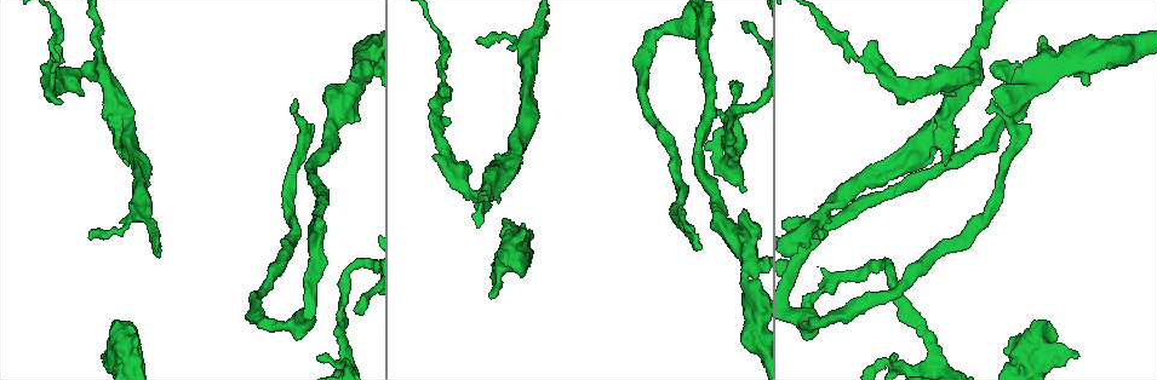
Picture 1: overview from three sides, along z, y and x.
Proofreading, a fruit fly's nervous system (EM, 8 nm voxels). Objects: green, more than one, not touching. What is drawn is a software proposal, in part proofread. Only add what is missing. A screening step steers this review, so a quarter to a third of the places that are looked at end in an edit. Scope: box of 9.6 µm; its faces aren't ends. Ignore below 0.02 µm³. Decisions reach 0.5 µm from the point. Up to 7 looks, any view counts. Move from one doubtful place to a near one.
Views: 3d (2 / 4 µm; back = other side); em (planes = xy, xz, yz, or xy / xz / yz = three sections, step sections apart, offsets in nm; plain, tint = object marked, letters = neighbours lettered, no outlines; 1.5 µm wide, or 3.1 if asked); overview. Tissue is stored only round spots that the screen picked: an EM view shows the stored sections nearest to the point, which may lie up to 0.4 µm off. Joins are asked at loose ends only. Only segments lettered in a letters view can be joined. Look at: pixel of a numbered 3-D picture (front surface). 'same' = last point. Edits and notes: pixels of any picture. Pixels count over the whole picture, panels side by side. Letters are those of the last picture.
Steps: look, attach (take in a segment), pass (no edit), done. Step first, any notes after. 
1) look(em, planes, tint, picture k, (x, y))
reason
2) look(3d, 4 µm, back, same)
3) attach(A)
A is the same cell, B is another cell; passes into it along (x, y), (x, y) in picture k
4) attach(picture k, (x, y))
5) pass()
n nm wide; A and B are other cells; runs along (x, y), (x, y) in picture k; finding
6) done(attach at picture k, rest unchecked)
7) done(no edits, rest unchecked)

look(3d, 2 µm, picture 1, (1078, 355))
free end

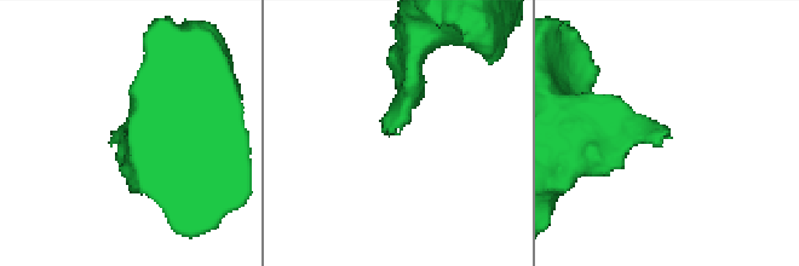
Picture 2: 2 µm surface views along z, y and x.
look(em, planes, letters, picture 2, (668, 138))

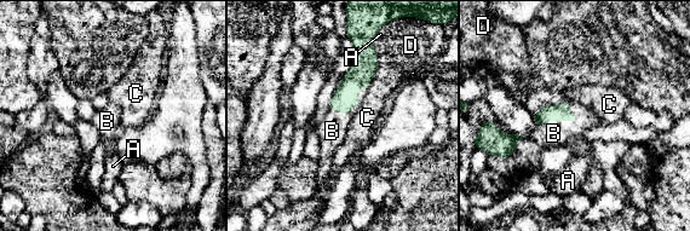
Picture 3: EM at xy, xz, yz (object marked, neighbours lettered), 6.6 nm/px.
attach(B)
B is the same cell, A, C and D are other cells; passes into it along (562, 111), (556, 120), (553, 133) in picture 3; the cell continues

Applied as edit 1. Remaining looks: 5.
look(3d, 2 µm, picture 1, (747, 23))
long arm stops here

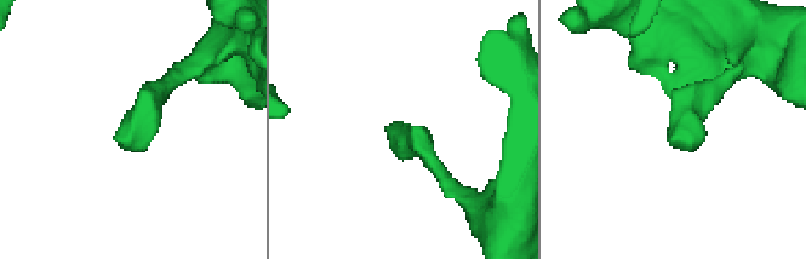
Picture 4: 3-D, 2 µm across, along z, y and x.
look(em, planes, letters, picture 4, (128, 145))

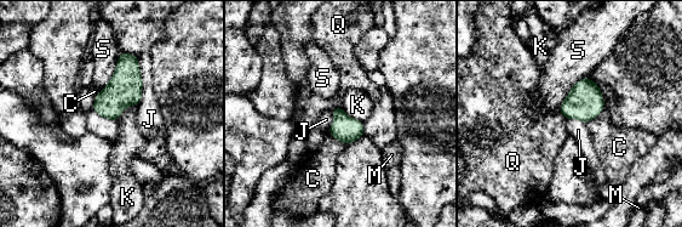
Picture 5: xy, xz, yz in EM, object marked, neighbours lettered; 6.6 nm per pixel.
pass()
C, J, K, M, Q and S are other cells; border along (138, 56), (142, 97), (137, 106) in picture 5; none of them fits

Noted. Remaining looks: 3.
look(3d, 4 µm, picture 1, (807, 246))
branch stops here

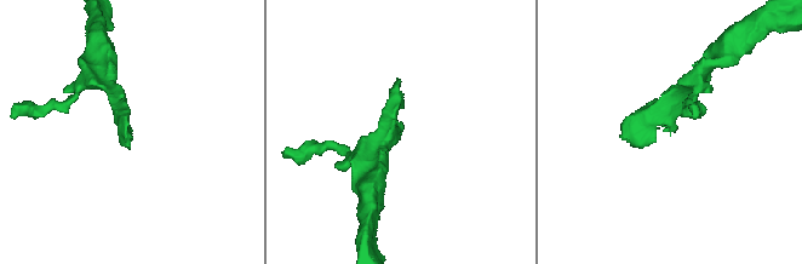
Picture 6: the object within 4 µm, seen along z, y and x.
look(em, xy, step 4, letters, picture 6, (401, 129))
shape alone is not enough

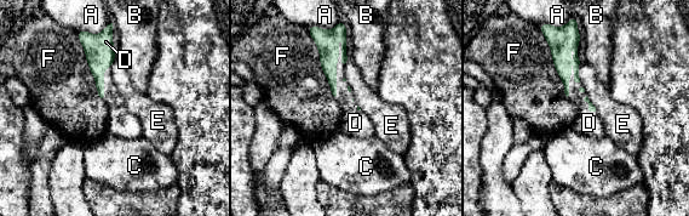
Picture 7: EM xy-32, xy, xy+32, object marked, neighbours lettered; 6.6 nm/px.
look(em, yz, step 8, letters, same)

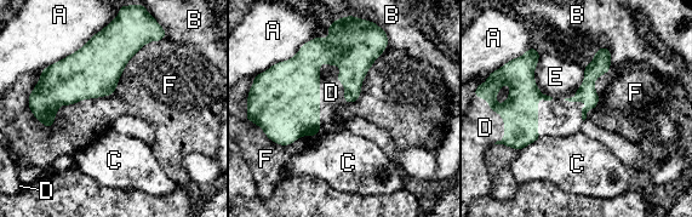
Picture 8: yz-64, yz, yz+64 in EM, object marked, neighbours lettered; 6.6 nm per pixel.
attach(D)
F touches over 1000 nm; D is the same cell, A, B, C, E and F are other cells; passes into it along (284, 101), (319, 91), (331, 92) in picture 8; the cell continues

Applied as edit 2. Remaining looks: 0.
done(attach at picture 3, attach at picture 8, rest unchecked)

